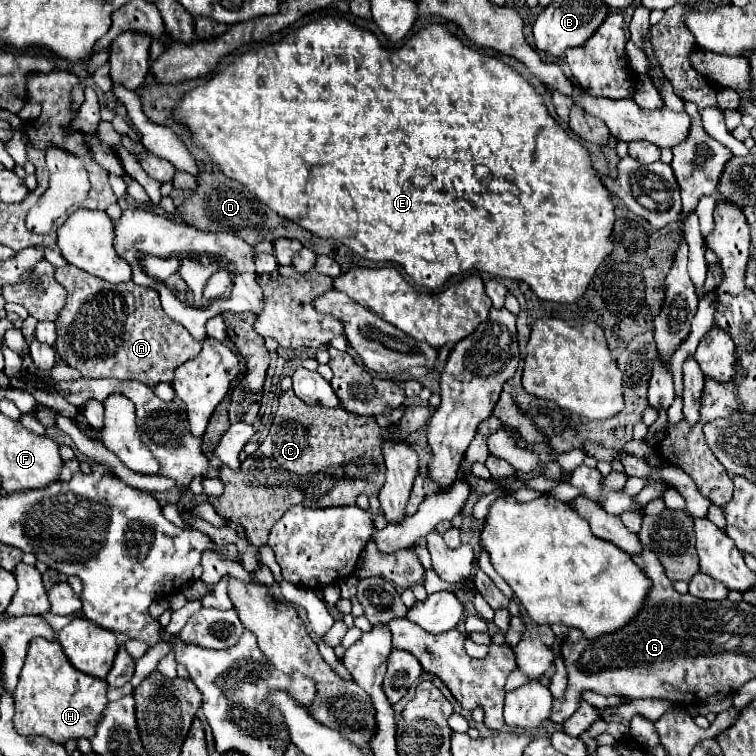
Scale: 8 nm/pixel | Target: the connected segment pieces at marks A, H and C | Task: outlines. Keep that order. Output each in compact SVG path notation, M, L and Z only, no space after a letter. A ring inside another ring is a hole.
M70 265L58 267L54 277L68 291L66 305L60 311L58 319L54 321L58 331L56 353L62 357L62 361L68 367L78 369L84 379L102 379L102 377L132 379L132 381L142 381L148 387L154 387L158 383L172 383L176 367L198 357L202 343L194 339L186 327L172 321L162 311L158 293L152 287L140 287L140 285L134 285L132 281L112 285L112 283L106 283L104 279L88 275L82 269L76 269Z
M34 639L28 647L28 655L14 691L14 727L24 737L42 735L54 743L64 745L68 739L94 737L98 719L102 717L108 683L72 667L66 659L60 643L48 643L46 639Z
M290 389L290 391L286 391L286 393L280 395L280 403L278 403L274 421L272 421L272 425L270 425L270 433L268 433L268 437L260 443L260 447L258 447L252 455L248 455L246 461L242 461L242 465L240 465L238 471L234 471L234 469L228 467L228 465L222 465L222 467L220 467L218 479L224 483L224 493L222 493L220 497L208 497L208 503L214 505L222 517L226 517L228 521L234 521L234 523L238 523L240 527L244 527L244 531L248 531L248 537L252 539L252 543L258 545L258 547L262 547L262 545L266 545L266 537L262 537L262 535L266 535L266 533L270 531L270 527L276 523L276 519L278 519L280 515L284 515L284 511L286 511L288 507L292 507L292 505L302 503L302 505L306 505L306 507L338 507L338 505L354 505L354 503L356 503L356 497L358 497L360 493L378 495L378 491L382 489L384 471L386 471L386 467L384 467L384 457L382 457L382 439L384 439L384 437L386 437L386 429L380 427L374 417L350 415L350 413L344 411L342 407L328 409L328 407L320 407L320 405L314 405L314 407L312 407L312 405L306 405L306 403L302 403L302 401L294 395L294 391Z

